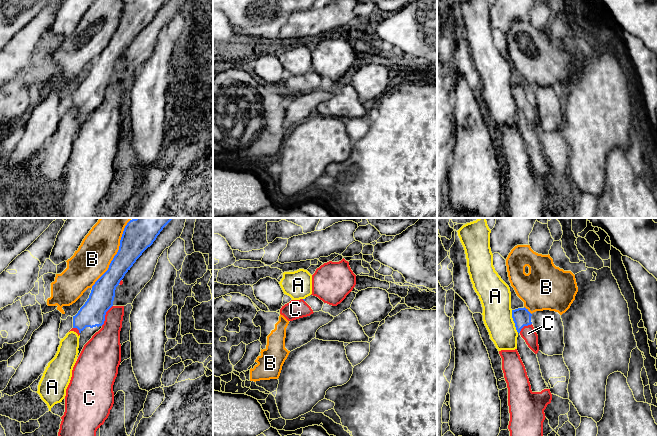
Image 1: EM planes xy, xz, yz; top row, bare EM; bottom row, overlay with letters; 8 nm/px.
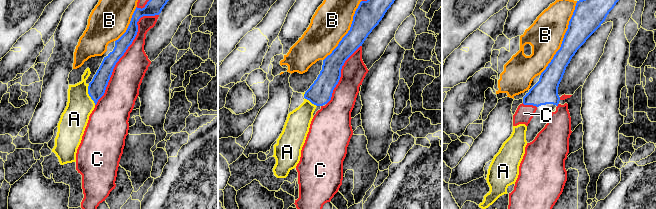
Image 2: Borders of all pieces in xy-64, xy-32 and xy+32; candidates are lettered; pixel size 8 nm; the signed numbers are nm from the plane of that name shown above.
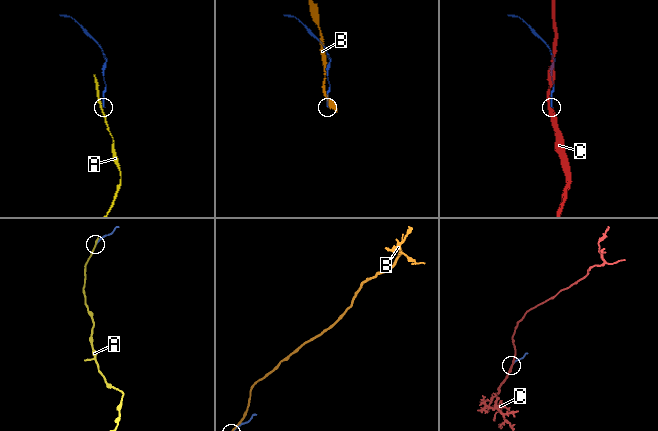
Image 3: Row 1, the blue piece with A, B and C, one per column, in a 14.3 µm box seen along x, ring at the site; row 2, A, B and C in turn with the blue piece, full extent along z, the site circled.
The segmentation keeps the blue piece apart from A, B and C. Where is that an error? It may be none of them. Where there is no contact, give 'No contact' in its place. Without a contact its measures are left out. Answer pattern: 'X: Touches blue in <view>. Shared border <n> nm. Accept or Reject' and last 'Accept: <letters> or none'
A: Touches blue in yz. Shared border 190 nm. Reject
B: Touches blue in xy. Shared border 600 nm. Reject
C: Touches blue in xy. Shared border 190 nm. Accept
Accept: C

